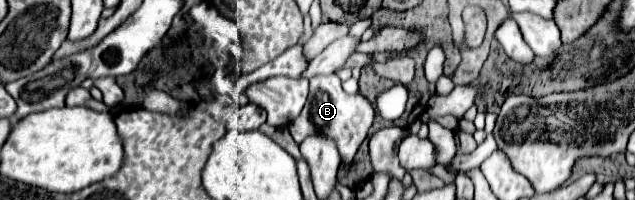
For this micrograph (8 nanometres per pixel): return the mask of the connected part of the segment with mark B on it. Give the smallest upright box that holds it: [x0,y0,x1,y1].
[289,75,375,169]

